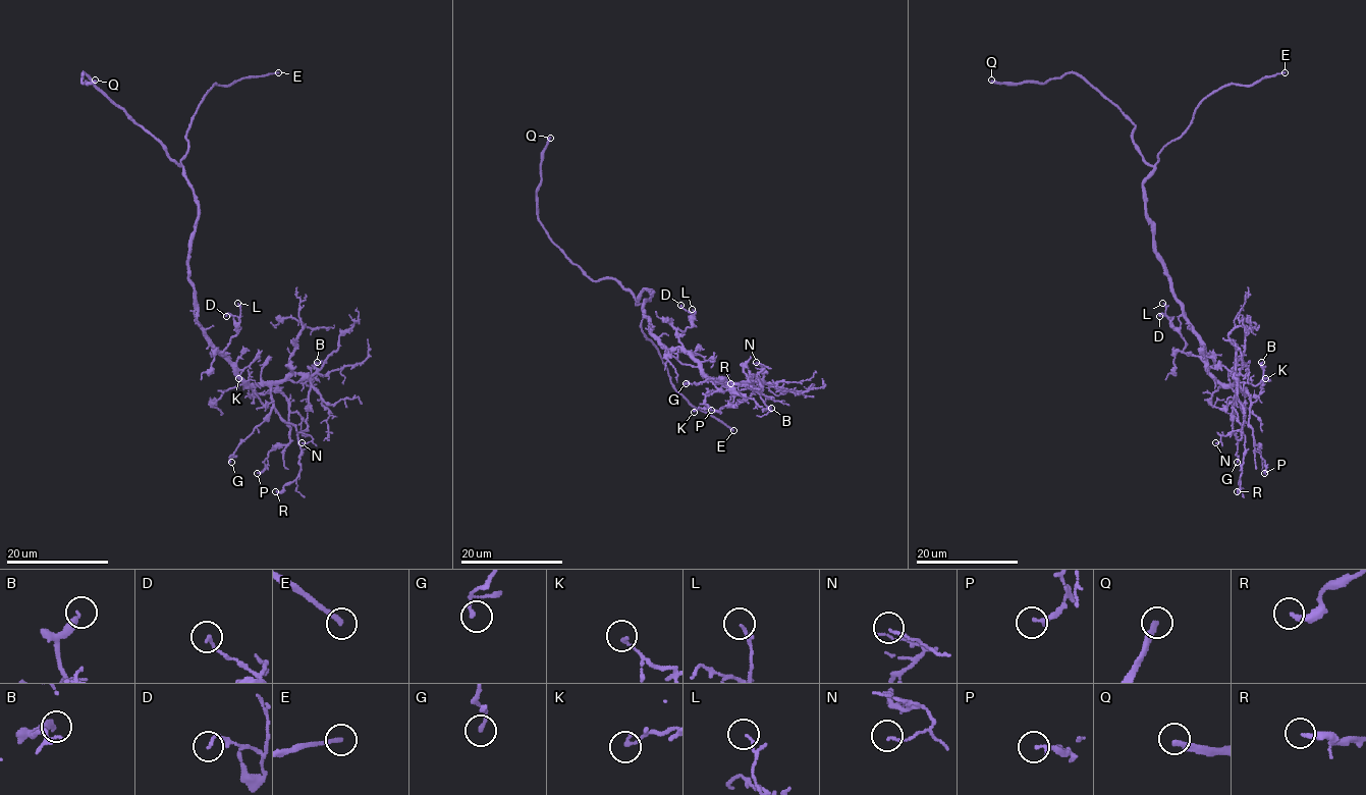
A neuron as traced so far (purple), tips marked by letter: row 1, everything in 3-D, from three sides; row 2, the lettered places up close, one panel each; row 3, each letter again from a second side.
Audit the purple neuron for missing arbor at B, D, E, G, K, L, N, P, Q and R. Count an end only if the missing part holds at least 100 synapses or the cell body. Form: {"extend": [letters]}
{"extend": ["E", "Q"]}

